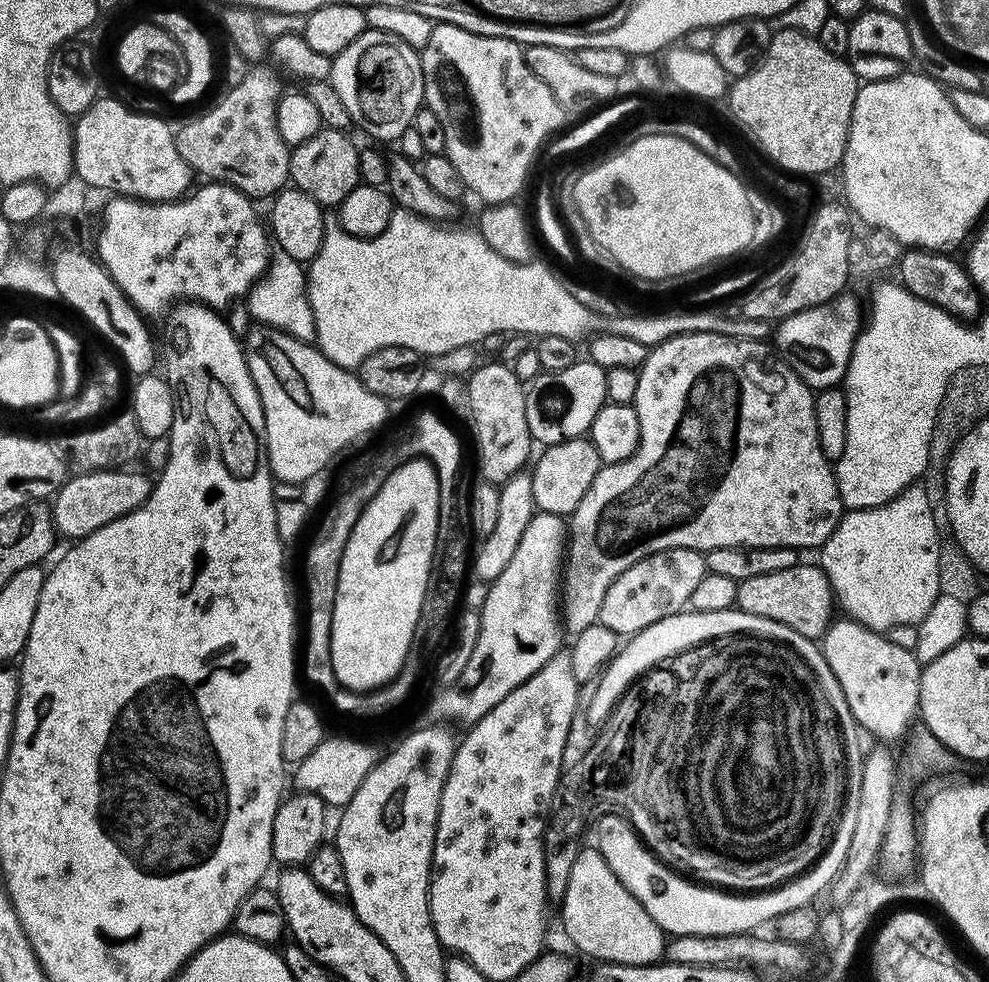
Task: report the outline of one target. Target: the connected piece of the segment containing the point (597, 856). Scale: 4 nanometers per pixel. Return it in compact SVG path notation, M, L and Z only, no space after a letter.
M595 846L581 847L562 901L564 932L580 952L605 964L647 966L657 963L666 952L666 933L646 914L642 902L622 886L606 858Z

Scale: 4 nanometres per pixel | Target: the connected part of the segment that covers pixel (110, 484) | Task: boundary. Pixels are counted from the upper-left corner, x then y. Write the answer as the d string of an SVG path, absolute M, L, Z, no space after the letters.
M111 468L69 475L50 504L52 521L56 523L57 533L61 537L69 536L69 541L75 542L141 508L152 492L154 480L147 471L132 471Z

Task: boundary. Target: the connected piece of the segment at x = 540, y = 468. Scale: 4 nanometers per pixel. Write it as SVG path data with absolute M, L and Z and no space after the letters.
M577 438L547 445L541 452L544 453L535 457L530 468L537 509L546 514L571 517L578 502L582 502L586 490L590 490L590 482L594 482L594 478L600 473L602 465L598 450L594 450L591 439Z

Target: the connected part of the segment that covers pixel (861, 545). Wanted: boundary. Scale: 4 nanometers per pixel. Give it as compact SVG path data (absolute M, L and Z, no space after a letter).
M919 483L911 484L906 490L902 490L902 494L898 494L890 502L886 502L882 506L874 506L873 508L857 508L855 510L845 511L844 517L838 522L838 526L834 530L834 534L830 534L830 538L824 543L824 547L819 549L818 563L823 568L824 573L828 576L828 581L832 583L832 591L835 599L845 608L847 615L853 620L857 620L862 626L872 629L874 632L881 634L891 633L891 628L904 628L919 624L922 618L926 618L926 614L930 610L930 606L934 606L934 602L940 596L940 583L938 582L938 558L940 557L940 541L942 539L941 529L936 527L936 519L932 513L930 506L930 498L926 498L926 490Z

